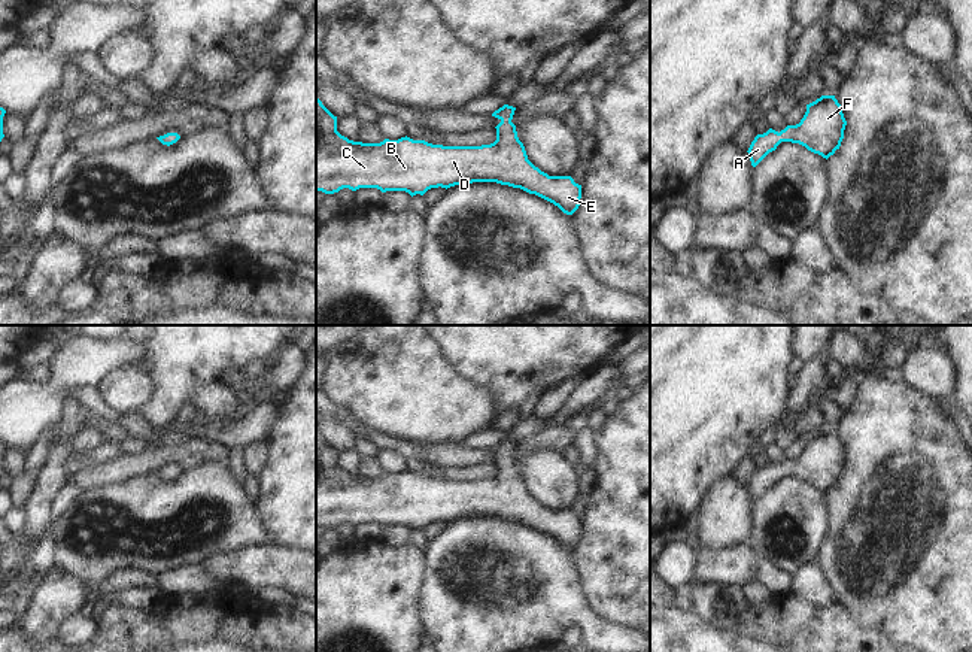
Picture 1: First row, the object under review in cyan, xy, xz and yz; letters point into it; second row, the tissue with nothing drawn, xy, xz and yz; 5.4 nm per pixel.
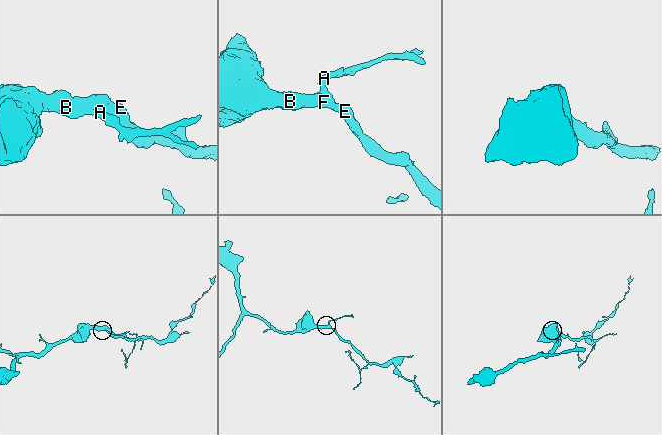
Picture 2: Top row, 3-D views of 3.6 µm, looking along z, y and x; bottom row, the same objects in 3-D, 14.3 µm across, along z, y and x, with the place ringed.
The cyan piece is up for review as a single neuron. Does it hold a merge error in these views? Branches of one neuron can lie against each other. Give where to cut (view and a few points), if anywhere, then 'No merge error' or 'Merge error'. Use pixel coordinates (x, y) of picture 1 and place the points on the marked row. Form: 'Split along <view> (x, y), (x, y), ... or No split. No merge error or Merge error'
No split. No merge error.

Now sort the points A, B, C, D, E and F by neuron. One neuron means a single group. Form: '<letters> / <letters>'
A B C D E F

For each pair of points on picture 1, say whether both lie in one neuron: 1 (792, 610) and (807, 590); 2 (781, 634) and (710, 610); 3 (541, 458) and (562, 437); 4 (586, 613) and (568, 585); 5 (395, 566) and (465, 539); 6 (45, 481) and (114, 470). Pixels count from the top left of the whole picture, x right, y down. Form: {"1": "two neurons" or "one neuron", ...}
{"1": "two neurons", "2": "two neurons", "3": "two neurons", "4": "one neuron", "5": "two neurons", "6": "two neurons"}

